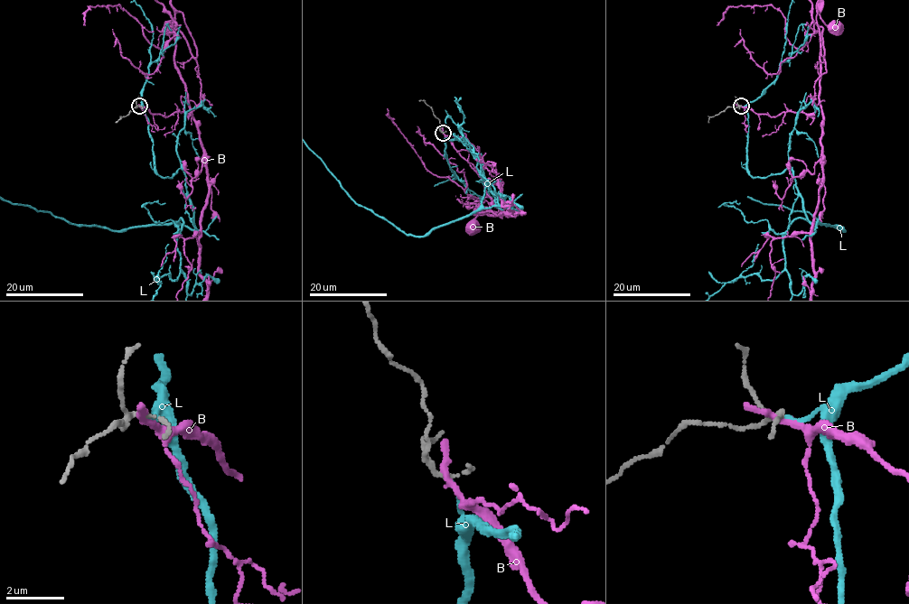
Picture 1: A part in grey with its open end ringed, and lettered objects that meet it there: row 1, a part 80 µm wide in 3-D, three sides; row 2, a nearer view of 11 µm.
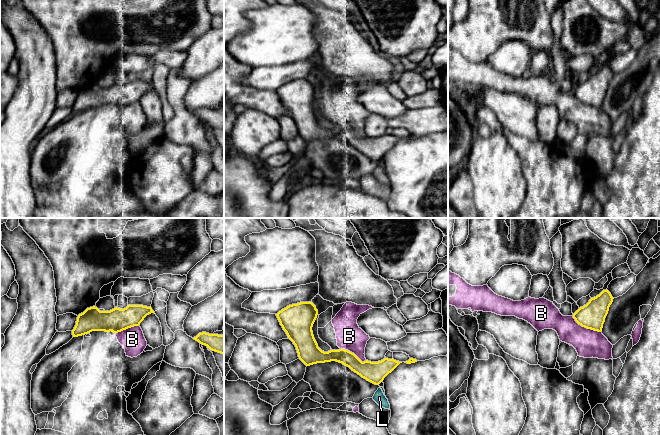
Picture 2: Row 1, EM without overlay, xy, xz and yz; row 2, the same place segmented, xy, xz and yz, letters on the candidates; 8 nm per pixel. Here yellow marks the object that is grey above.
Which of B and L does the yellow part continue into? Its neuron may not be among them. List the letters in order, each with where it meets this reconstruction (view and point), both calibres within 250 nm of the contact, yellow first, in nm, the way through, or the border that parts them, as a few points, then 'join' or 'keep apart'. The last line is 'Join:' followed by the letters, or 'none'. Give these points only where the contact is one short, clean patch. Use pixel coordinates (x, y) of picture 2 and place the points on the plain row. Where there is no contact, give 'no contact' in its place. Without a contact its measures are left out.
B: yz (586, 103) | 220/220 nm | keep apart
L: no contact | join
Join: L

